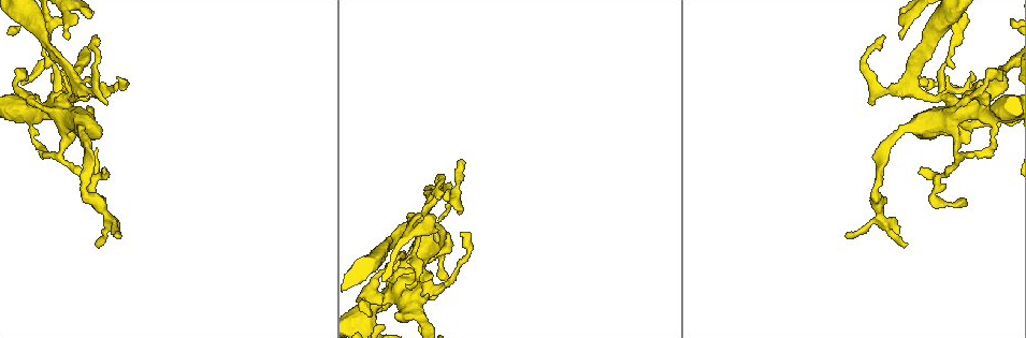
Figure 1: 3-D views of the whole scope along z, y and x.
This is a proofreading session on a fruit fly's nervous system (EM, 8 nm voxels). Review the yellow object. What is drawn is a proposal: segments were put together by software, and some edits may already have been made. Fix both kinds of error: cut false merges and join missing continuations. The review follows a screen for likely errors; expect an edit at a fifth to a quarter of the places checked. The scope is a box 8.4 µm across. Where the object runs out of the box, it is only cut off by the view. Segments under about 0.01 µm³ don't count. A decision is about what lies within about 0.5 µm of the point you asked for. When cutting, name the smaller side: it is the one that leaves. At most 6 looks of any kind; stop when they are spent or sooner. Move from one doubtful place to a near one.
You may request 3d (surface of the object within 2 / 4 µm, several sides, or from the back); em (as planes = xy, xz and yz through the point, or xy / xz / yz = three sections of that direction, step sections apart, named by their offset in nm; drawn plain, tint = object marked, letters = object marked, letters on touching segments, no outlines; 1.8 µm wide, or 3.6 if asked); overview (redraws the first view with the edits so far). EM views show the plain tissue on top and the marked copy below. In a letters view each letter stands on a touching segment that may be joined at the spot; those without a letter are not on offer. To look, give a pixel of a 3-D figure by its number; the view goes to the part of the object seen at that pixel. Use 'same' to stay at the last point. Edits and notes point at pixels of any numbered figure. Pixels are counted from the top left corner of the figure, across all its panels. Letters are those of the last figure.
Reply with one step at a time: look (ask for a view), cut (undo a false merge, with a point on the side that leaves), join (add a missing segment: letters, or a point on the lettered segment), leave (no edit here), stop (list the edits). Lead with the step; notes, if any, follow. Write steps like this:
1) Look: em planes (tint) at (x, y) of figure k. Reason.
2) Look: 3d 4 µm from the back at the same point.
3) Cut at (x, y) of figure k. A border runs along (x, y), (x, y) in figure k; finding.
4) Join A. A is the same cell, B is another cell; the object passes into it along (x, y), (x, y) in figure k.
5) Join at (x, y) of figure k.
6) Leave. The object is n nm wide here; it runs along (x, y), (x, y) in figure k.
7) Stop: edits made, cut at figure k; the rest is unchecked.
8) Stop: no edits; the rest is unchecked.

Look: 3d 2 µm at (414, 214) of figure 1. Thin end.

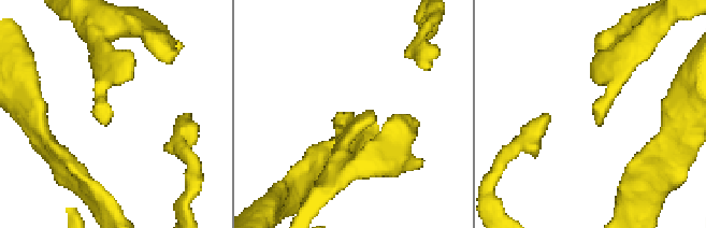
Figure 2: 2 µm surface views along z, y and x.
Look: em 3.6 µm xy step 16 (letters) at (105, 125) of figure 2. Shape alone is not enough.

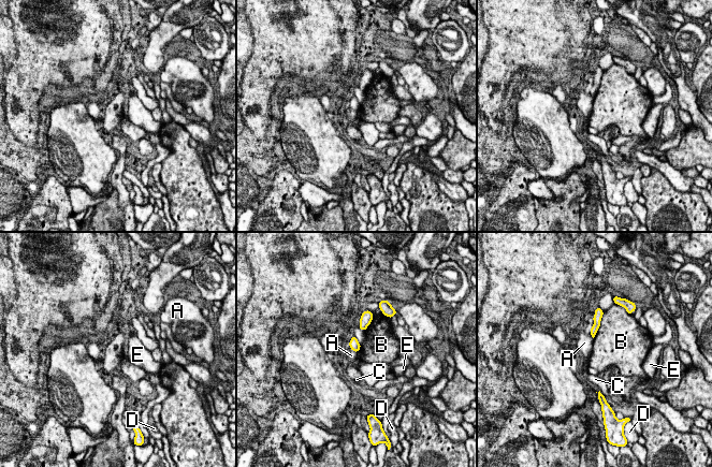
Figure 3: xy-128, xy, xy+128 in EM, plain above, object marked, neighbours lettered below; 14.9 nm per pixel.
Leave. A, B, C, D and E are other cells; a border runs along (351, 349), (356, 352) in figure 3; none of them fits.

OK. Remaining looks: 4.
Look: em 3.6 µm planes (letters) at (108, 102) of figure 1. Free end.

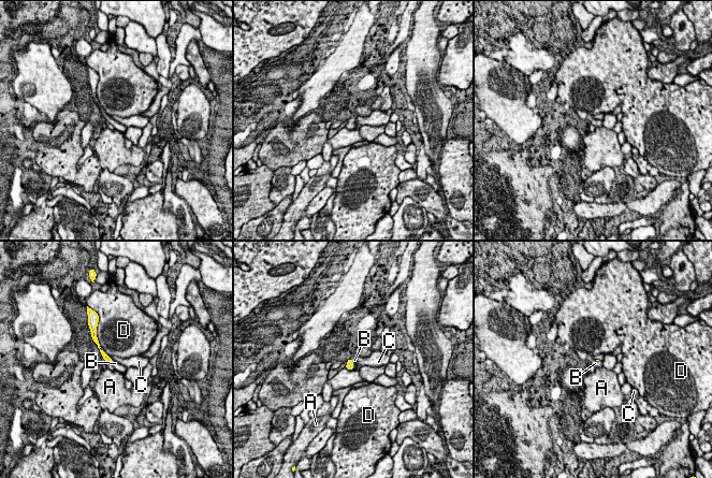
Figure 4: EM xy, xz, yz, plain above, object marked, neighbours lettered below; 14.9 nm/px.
Join B. B is the same cell, A, C and D are other cells; it goes on there.

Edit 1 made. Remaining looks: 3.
Look: overview.

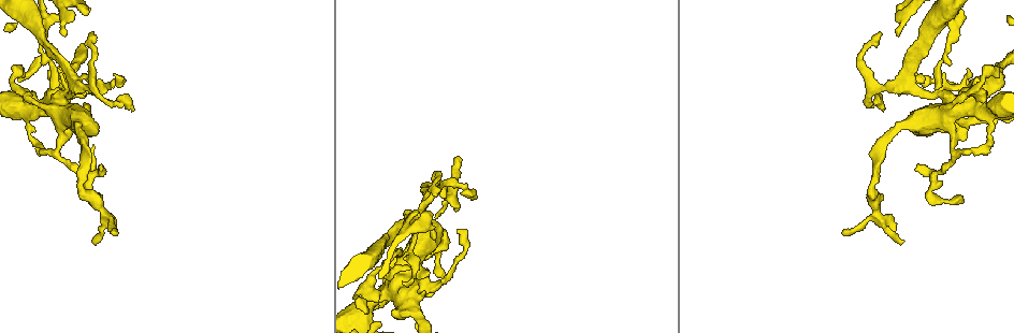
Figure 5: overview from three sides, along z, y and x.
Look: 3d 2 µm at (903, 242) of figure 5. Branch stops here.

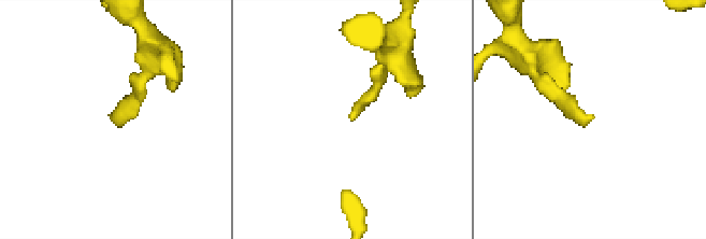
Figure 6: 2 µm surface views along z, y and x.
Look: em planes (letters) at (591, 119) of figure 6. Need the tissue.

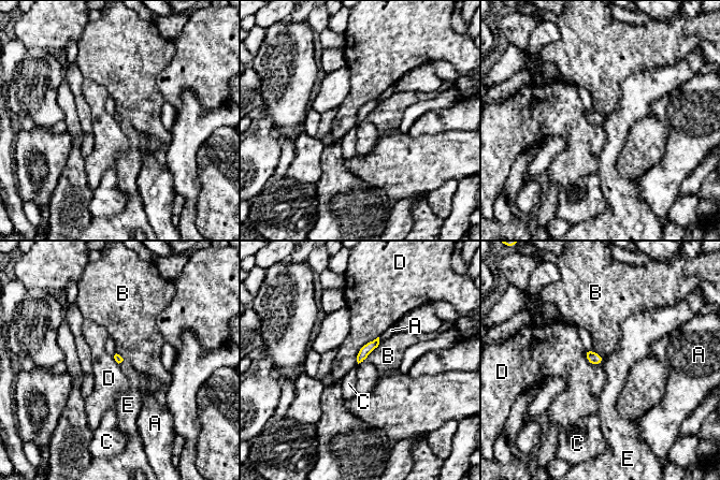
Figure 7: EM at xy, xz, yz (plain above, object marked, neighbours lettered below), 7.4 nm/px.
Leave. A, B, C, D and E are other cells; no lettered segment goes on from it.

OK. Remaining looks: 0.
Stop: edits made, join at figure 4; the rest is unchecked.

